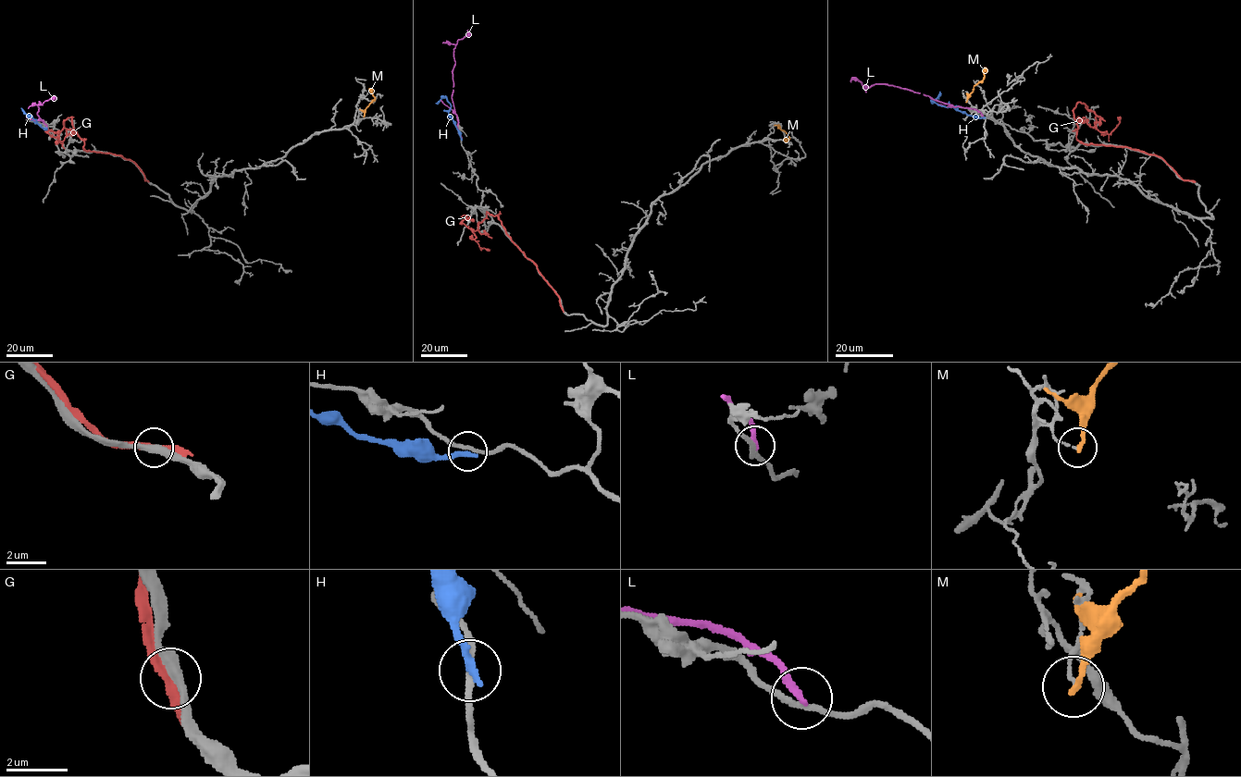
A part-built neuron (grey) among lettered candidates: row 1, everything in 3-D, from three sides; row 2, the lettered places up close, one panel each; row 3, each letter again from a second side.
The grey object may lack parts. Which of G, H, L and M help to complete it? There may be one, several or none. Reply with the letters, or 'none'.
none

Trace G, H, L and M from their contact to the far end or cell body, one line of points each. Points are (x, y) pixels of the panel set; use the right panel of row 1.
G: (1190, 180), (1157, 155), (1076, 139), (1073, 113), (1078, 102), (1094, 112), (1100, 131), (1110, 133), (1120, 117)
H: (984, 117), (974, 117), (953, 107), (939, 105), (933, 102), (939, 92)
L: (982, 116), (975, 109), (953, 106), (892, 85), (876, 83), (868, 87), (857, 80), (850, 82)
M: (966, 102), (974, 86), (982, 80), (986, 67)

